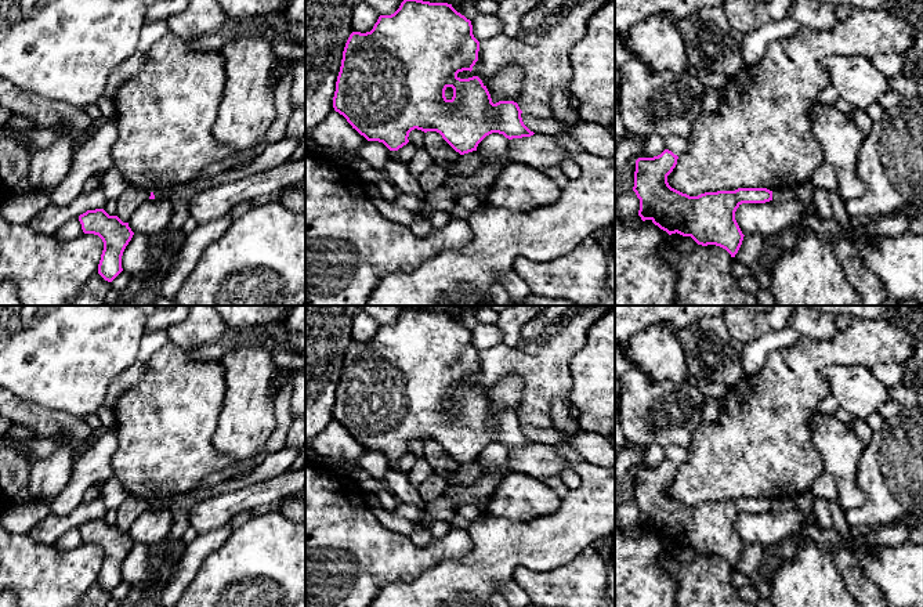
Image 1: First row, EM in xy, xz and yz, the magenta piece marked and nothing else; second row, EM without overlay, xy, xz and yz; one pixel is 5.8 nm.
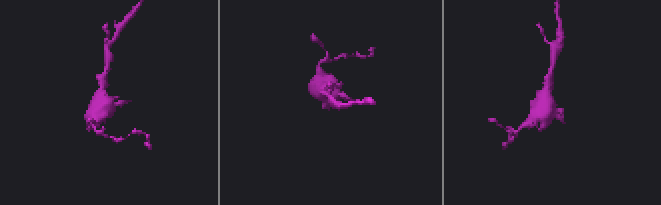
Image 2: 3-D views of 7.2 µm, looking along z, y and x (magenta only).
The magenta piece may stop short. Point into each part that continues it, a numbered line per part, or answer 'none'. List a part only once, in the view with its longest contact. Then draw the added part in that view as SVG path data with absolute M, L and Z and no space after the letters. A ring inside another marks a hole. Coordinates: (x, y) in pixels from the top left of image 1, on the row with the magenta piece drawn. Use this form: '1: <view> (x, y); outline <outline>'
none

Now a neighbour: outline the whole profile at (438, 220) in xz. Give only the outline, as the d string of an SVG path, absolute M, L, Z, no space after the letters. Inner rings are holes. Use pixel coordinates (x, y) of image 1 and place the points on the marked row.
M430 212L428 213L428 221L434 231L444 228L449 223L449 220L450 220L449 213L444 213L444 212Z

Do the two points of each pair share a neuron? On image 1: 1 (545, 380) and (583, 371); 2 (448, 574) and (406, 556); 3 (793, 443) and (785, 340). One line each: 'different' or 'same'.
1: different
2: different
3: different

